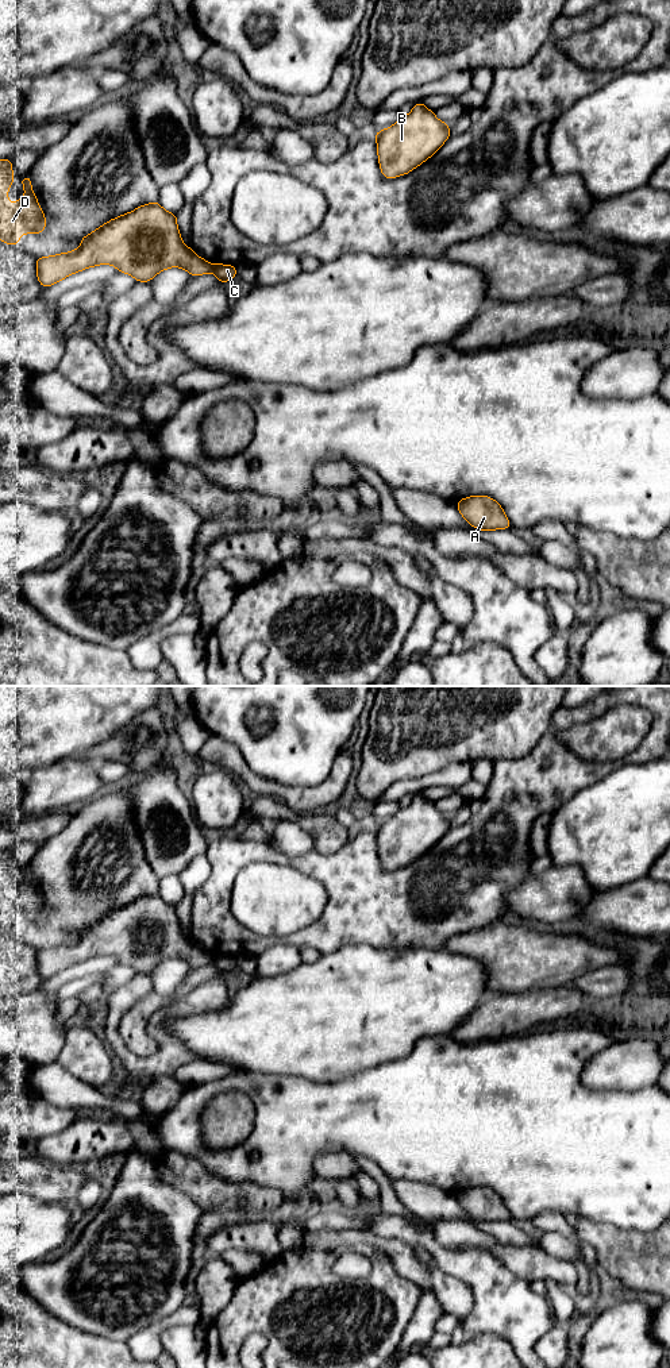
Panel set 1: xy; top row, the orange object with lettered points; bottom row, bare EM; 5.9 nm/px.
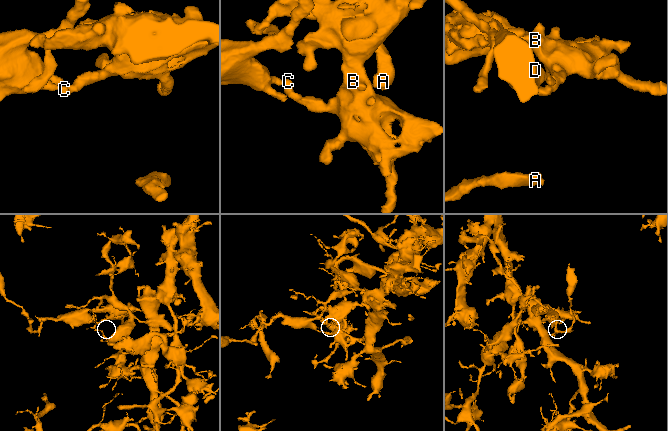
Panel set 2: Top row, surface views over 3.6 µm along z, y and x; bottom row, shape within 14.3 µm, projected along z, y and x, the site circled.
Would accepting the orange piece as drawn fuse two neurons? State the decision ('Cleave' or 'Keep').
Cleave

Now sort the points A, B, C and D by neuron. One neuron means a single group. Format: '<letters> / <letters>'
A D / B C

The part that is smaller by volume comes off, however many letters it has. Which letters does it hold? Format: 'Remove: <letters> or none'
Remove: A, D

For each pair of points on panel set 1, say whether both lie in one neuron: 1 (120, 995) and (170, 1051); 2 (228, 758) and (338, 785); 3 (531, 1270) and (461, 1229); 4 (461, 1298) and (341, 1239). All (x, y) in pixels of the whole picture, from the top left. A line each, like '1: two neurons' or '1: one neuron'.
1: one neuron
2: one neuron
3: one neuron
4: one neuron

